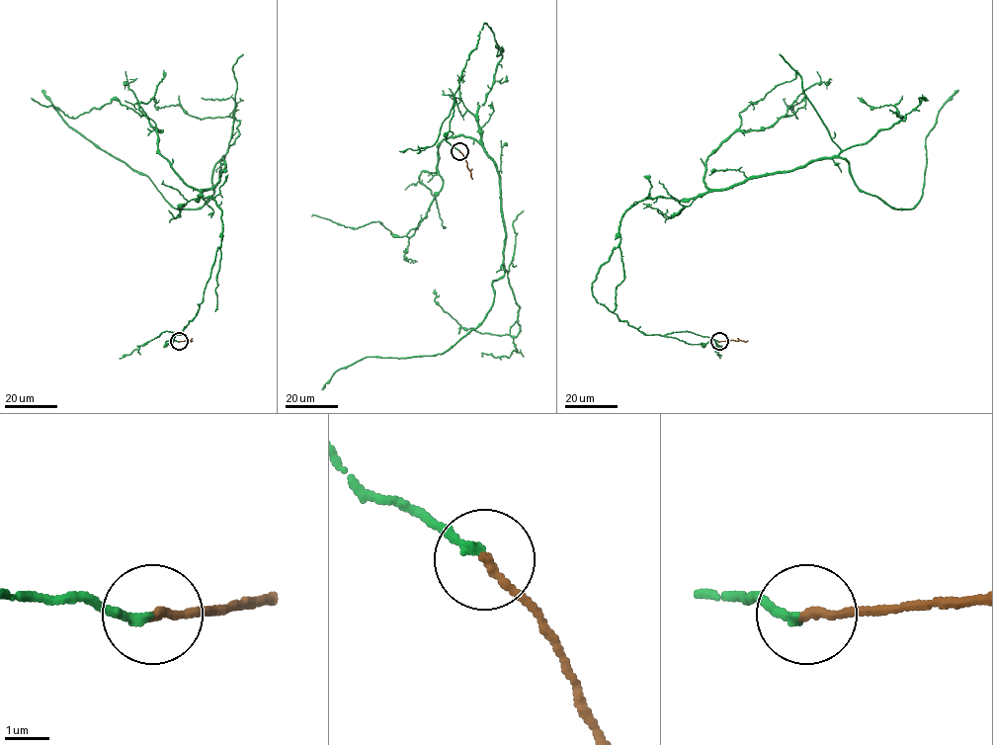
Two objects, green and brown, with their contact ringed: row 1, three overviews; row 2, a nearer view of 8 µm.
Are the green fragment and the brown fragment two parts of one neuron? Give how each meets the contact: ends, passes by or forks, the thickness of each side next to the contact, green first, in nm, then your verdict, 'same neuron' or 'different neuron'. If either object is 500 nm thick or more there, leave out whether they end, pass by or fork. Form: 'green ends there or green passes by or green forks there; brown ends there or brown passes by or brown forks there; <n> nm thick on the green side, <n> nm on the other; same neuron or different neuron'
green ends there; brown ends there; 190 nm thick on the green side, 200 nm on the other; same neuron

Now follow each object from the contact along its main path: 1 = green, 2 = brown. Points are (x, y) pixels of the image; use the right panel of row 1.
1: (719, 341), (645, 335), (598, 302), (621, 215), (843, 158), (860, 189), (912, 208), (925, 138), (958, 90)
2: (719, 341), (748, 340)

